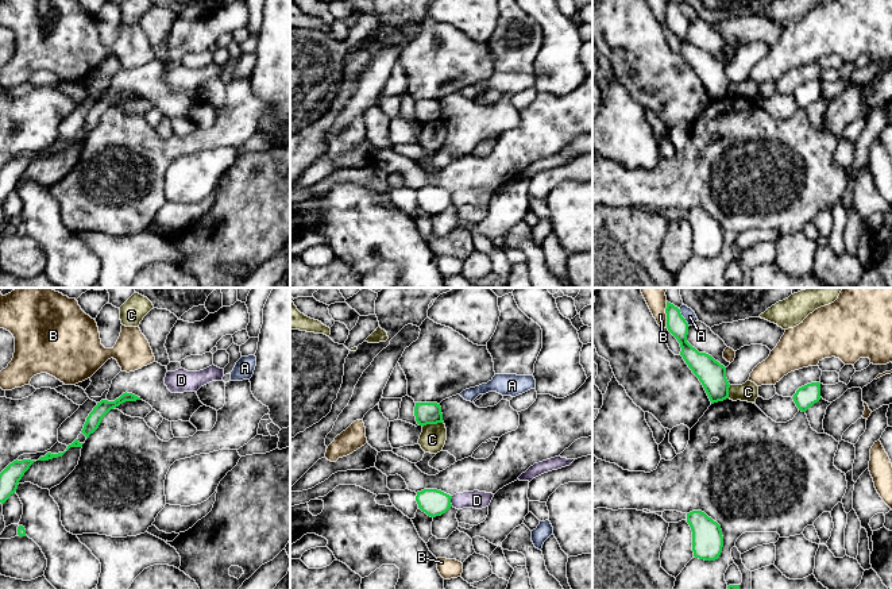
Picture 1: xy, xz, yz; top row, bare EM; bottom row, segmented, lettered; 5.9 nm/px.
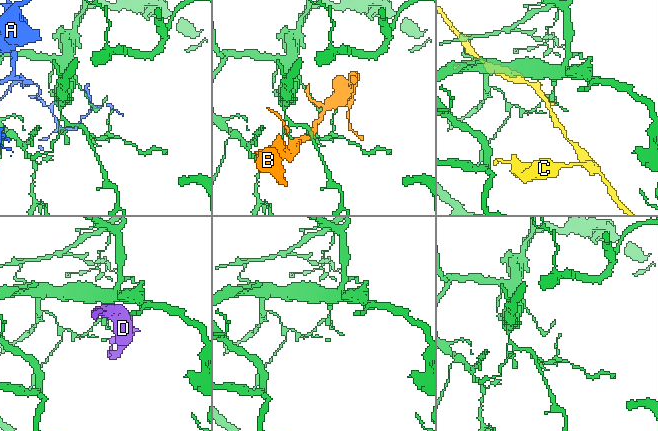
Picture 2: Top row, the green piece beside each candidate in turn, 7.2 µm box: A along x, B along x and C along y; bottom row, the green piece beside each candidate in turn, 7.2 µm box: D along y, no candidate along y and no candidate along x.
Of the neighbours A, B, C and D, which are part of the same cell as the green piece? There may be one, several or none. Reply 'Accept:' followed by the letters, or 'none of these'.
Accept: none of these

